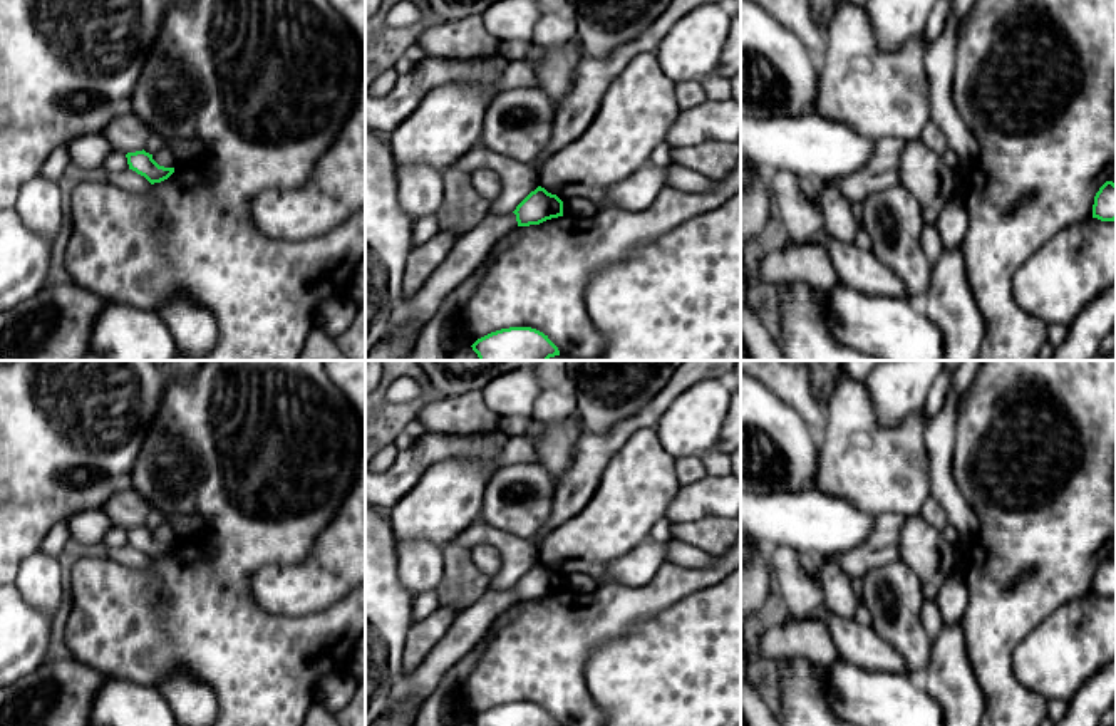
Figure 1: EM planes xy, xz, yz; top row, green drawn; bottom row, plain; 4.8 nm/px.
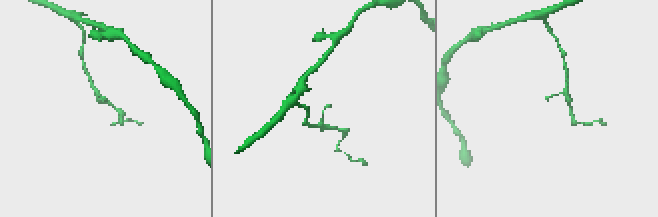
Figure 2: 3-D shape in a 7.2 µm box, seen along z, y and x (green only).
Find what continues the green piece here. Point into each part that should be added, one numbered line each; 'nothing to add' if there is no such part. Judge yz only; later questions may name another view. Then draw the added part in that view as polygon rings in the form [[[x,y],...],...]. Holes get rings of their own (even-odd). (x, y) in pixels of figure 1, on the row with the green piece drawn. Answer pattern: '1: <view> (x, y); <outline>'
nothing to add

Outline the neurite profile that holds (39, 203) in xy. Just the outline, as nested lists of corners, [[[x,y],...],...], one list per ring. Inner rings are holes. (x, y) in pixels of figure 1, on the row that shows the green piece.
[[[42,174],[34,176],[22,186],[13,208],[23,225],[54,243],[64,216],[59,181]]]

